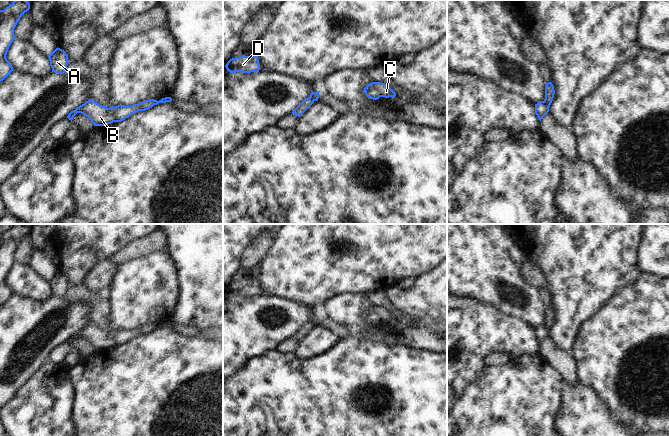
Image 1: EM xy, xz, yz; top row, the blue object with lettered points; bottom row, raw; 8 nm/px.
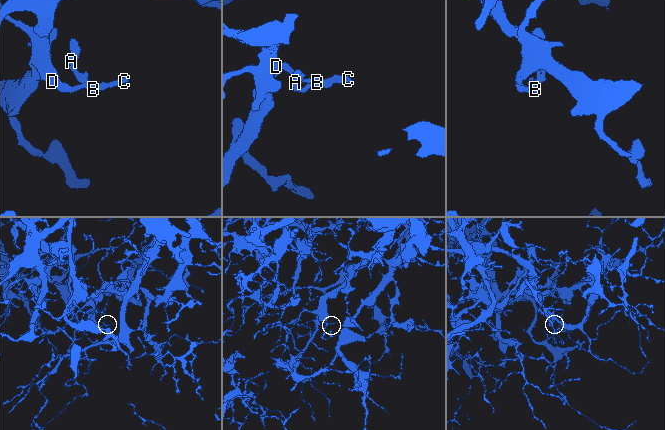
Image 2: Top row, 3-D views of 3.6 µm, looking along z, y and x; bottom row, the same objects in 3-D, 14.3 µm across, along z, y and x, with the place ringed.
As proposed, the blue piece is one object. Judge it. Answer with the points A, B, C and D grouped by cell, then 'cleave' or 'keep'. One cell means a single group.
A / B C D | cleave

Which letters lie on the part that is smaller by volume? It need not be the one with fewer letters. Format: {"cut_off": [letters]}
{"cut_off": ["A"]}

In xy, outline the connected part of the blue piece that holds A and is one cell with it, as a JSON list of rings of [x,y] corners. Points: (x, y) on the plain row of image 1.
[[[56,272],[50,279],[48,279],[52,296],[64,298],[68,289],[68,279],[60,272]]]

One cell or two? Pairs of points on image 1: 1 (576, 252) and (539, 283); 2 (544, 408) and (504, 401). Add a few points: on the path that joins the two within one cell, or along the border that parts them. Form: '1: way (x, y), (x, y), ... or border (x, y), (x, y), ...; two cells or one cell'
1: border (530, 260), (544, 275), (549, 289); two cells
2: way (534, 408), (526, 402), (514, 401); one cell

